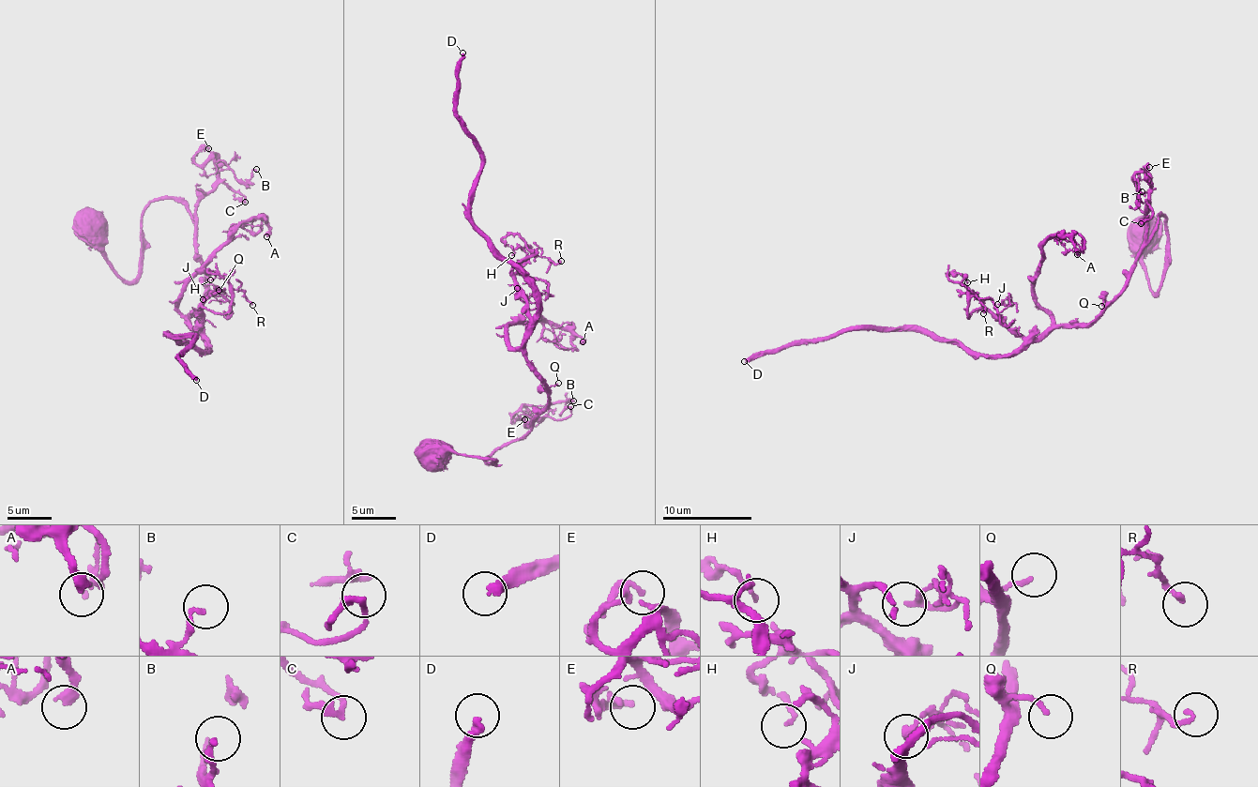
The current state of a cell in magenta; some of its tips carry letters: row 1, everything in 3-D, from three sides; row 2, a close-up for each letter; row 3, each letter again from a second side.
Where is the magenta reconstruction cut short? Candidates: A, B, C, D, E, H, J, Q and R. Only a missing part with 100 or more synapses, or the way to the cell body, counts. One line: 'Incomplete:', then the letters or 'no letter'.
Incomplete: D

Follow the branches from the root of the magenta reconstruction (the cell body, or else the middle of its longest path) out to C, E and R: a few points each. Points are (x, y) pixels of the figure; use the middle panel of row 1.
C: (434, 449), (441, 445), (492, 457), (492, 463), (483, 460), (526, 432), (531, 422), (557, 418), (570, 406)
E: (434, 449), (441, 445), (492, 457), (492, 463), (483, 460), (539, 421), (522, 405), (511, 414), (524, 419)
R: (434, 449), (492, 463), (543, 413), (515, 275), (531, 253), (561, 261)

